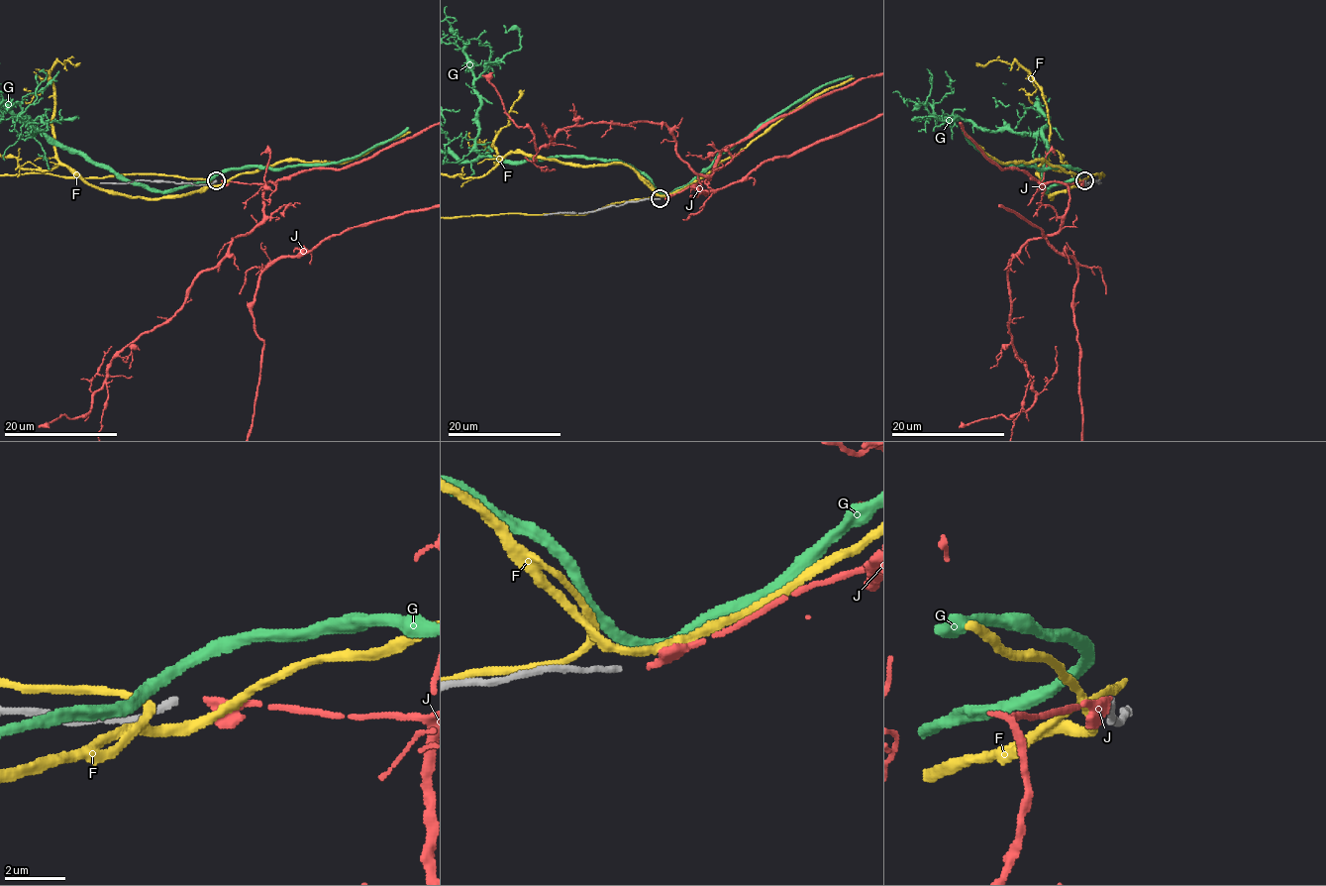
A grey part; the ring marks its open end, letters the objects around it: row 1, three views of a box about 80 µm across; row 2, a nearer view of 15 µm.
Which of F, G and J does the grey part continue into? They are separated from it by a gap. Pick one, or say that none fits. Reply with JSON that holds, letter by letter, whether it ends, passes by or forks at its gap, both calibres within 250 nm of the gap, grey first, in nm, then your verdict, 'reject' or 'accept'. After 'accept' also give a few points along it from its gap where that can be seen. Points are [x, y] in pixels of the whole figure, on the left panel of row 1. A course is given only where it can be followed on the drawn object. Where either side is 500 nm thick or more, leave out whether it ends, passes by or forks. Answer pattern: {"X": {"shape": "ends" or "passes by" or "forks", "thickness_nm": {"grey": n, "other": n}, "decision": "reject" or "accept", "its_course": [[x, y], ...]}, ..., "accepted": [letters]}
{"F": {"shape": "passes by", "thickness_nm": {"grey": 200, "other": 280}, "decision": "reject"}, "G": {"shape": "passes by", "thickness_nm": {"grey": 200, "other": 360}, "decision": "reject"}, "J": {"shape": "ends", "thickness_nm": {"grey": 200, "other": 320}, "decision": "accept"}, "accepted": ["J"]}

